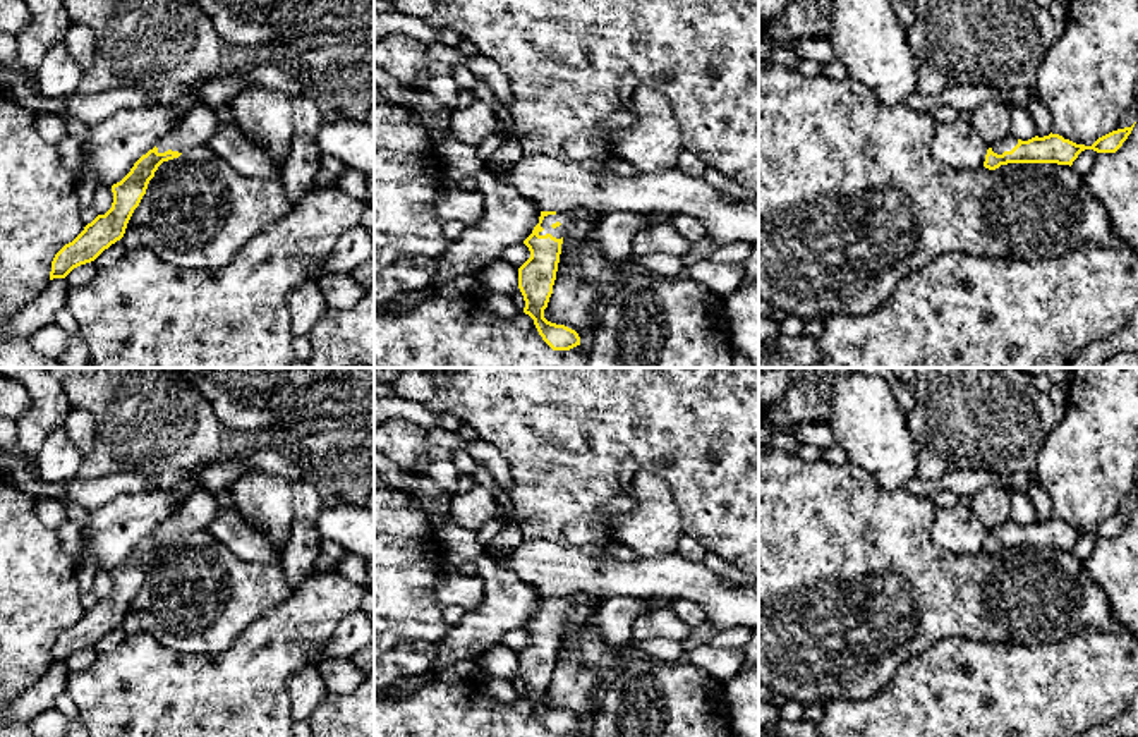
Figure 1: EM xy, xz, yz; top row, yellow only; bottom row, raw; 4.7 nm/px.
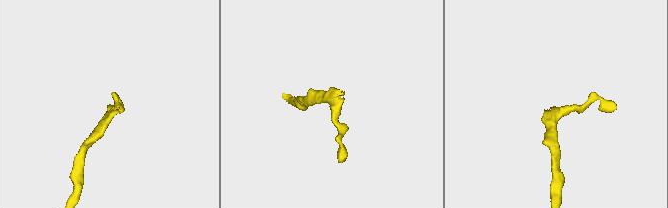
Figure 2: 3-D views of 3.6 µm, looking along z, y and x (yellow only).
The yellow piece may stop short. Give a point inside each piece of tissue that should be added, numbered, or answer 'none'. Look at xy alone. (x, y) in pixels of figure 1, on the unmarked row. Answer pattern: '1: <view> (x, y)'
1: xy (196, 514)

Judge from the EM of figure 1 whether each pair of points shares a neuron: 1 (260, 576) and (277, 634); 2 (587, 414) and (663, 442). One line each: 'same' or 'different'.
1: different
2: same

